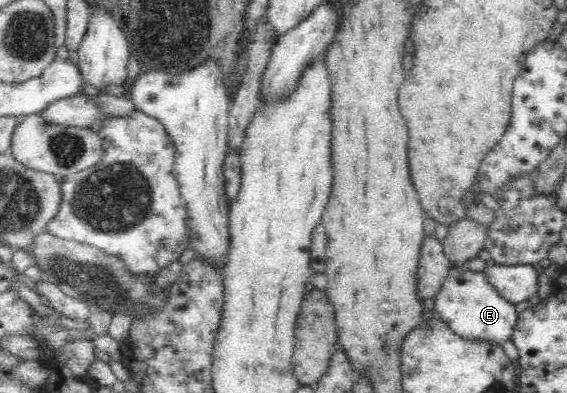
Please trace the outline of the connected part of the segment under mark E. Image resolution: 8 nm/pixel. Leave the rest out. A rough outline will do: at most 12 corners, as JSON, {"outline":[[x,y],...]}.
{"outline":[[452,267],[433,298],[461,337],[503,344],[518,323],[484,271]]}

